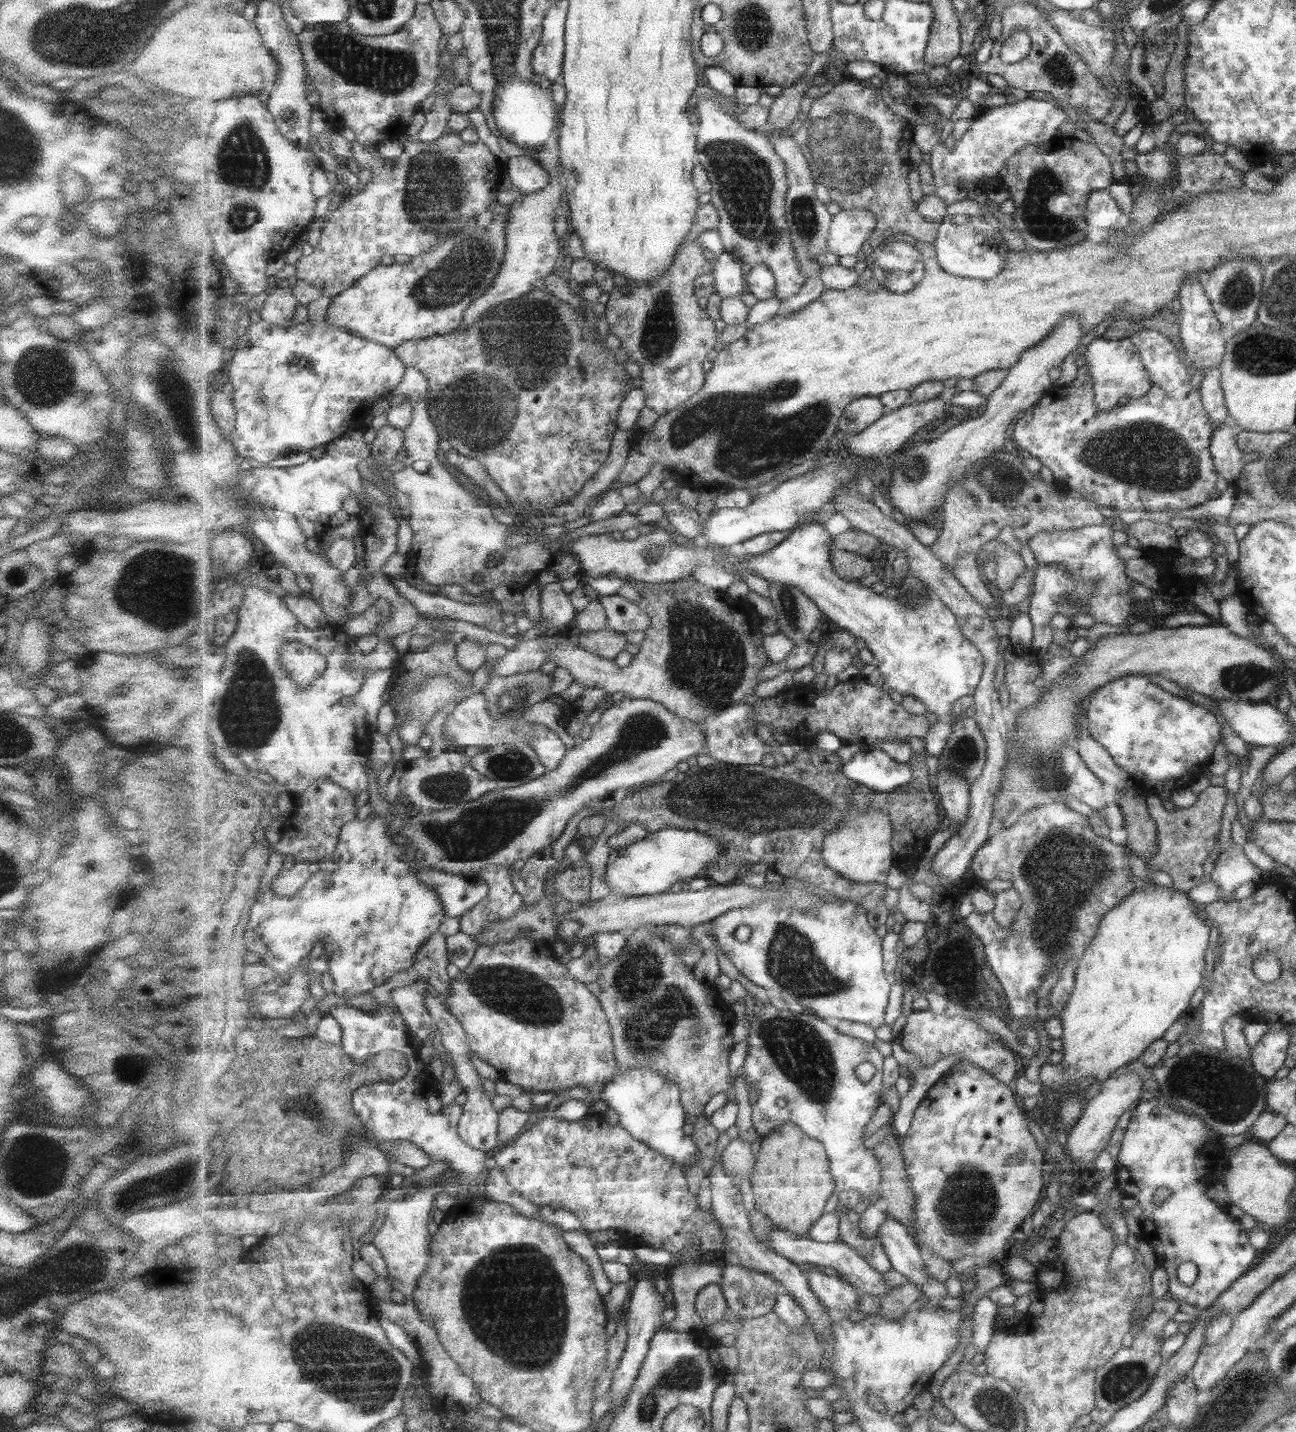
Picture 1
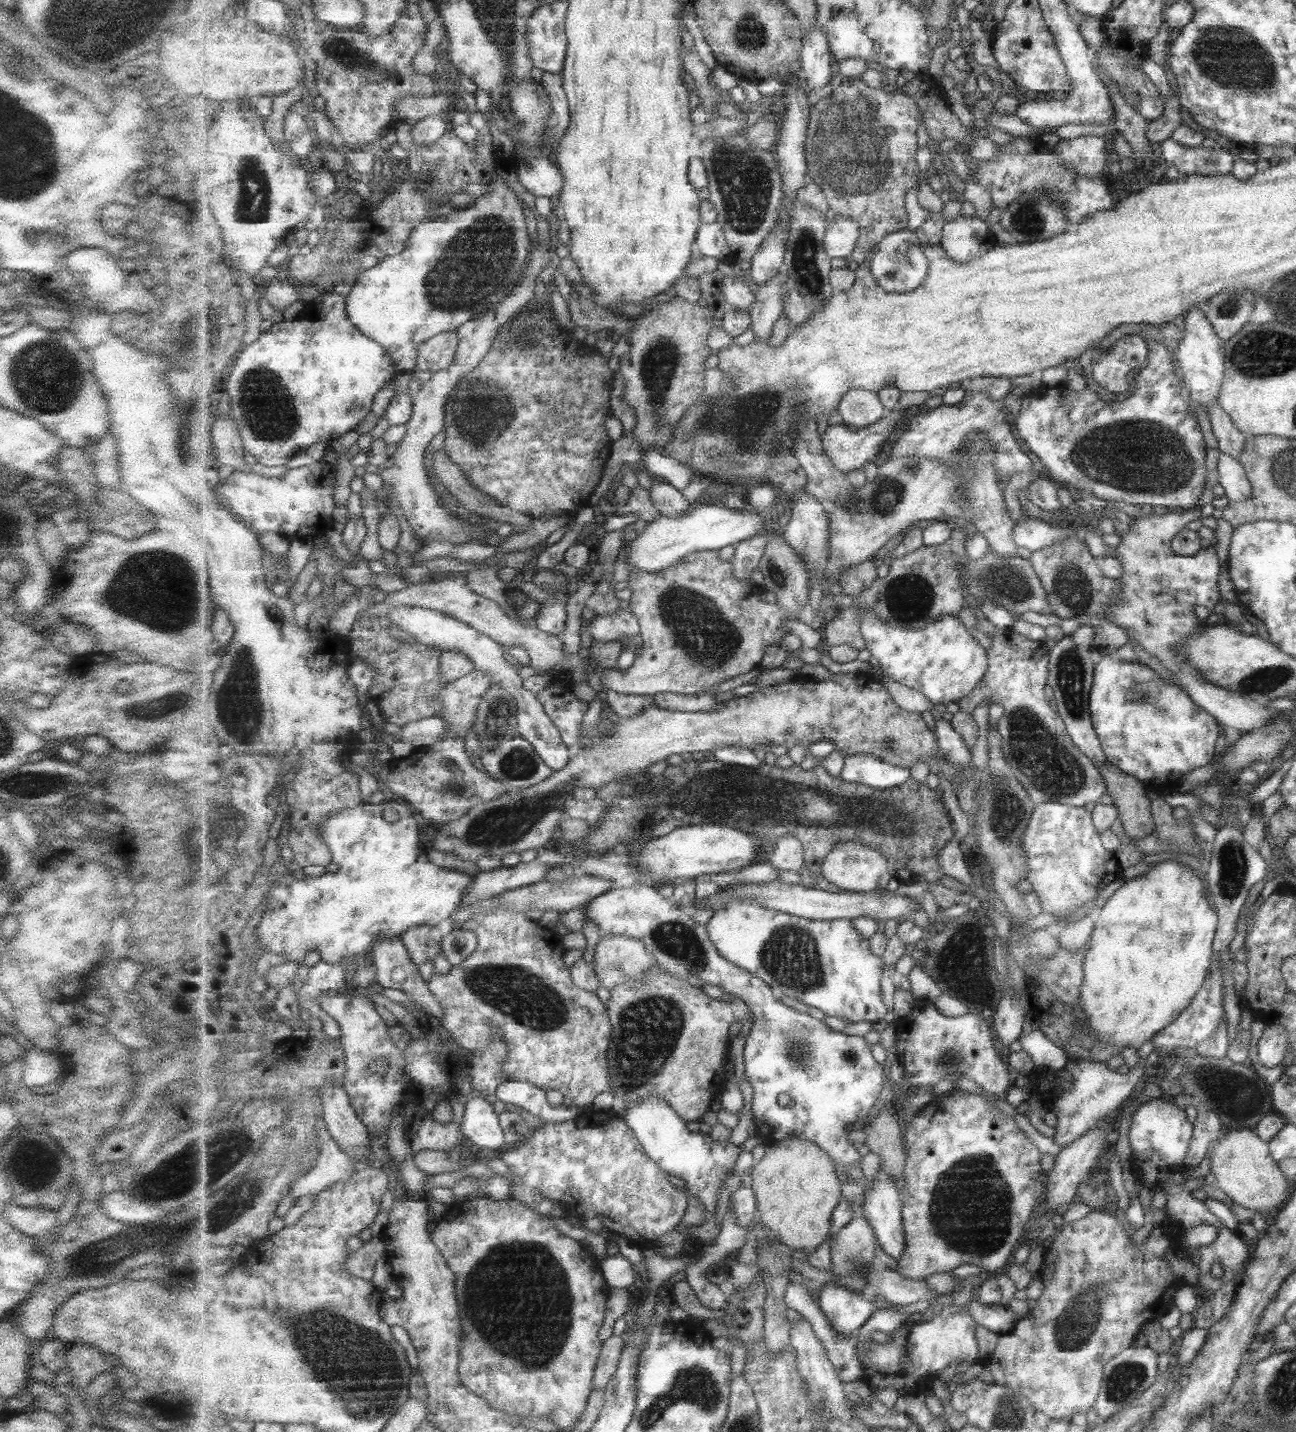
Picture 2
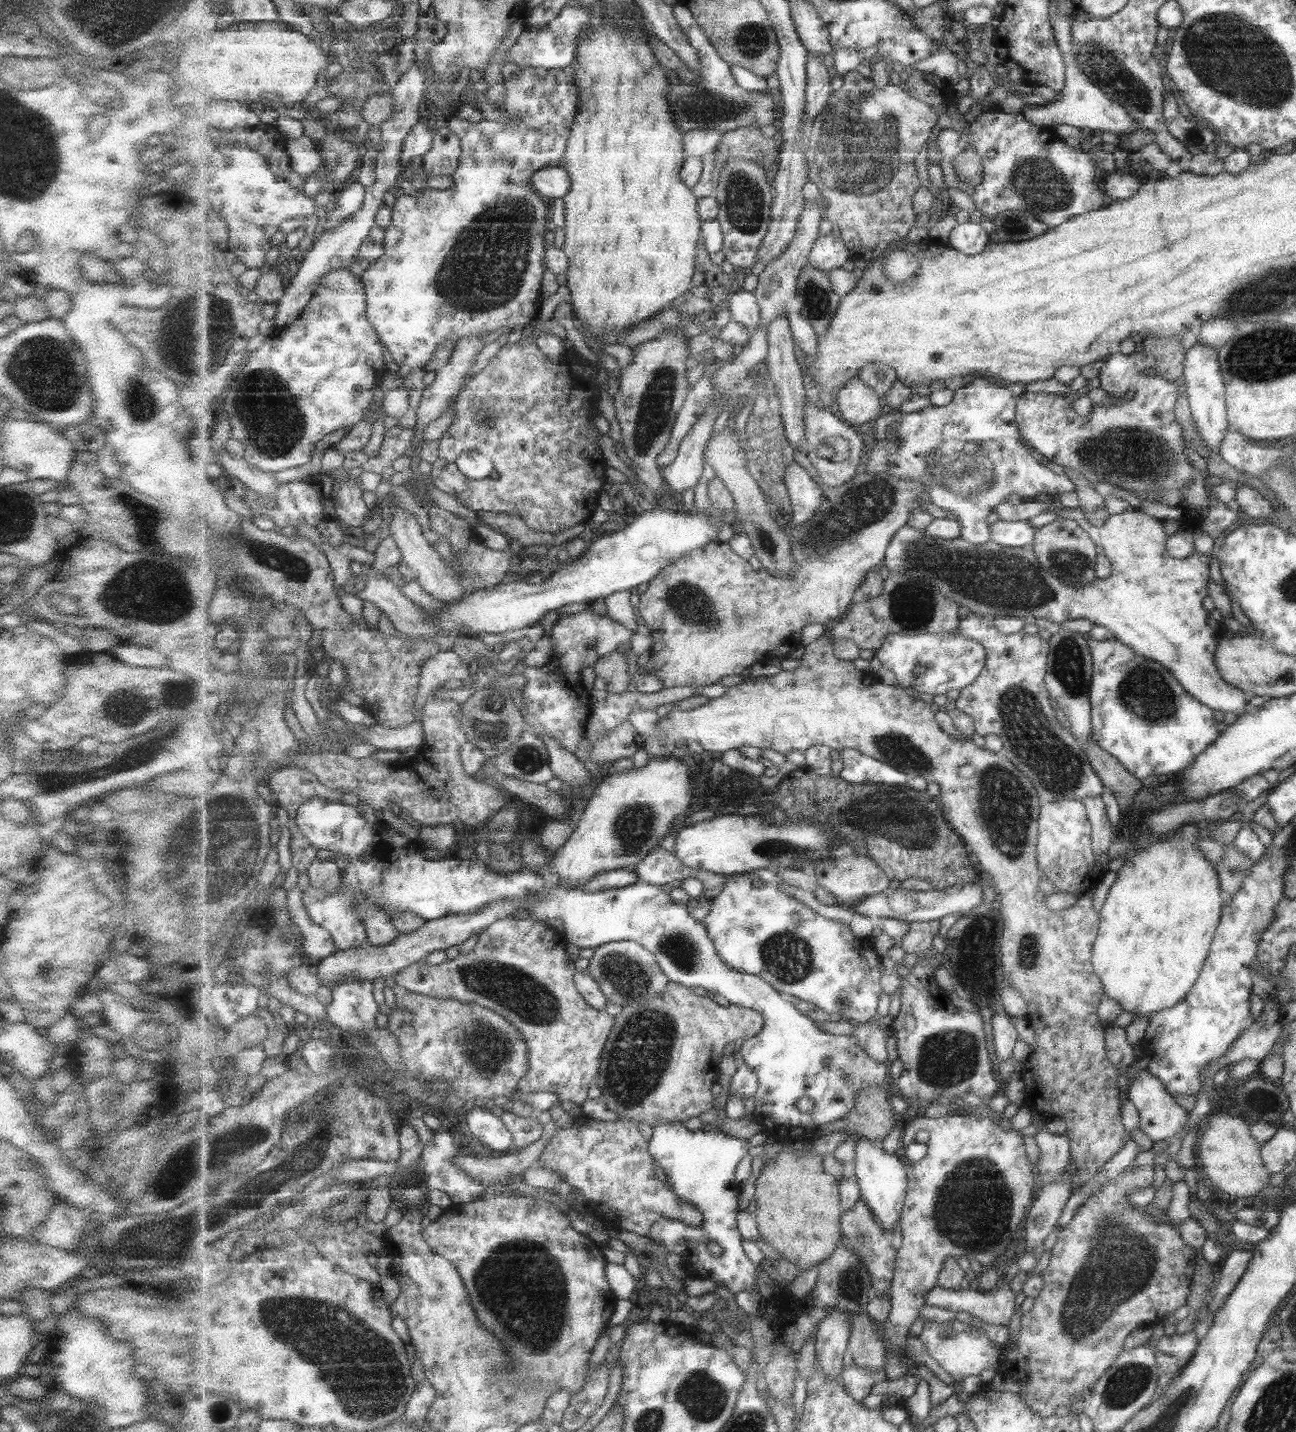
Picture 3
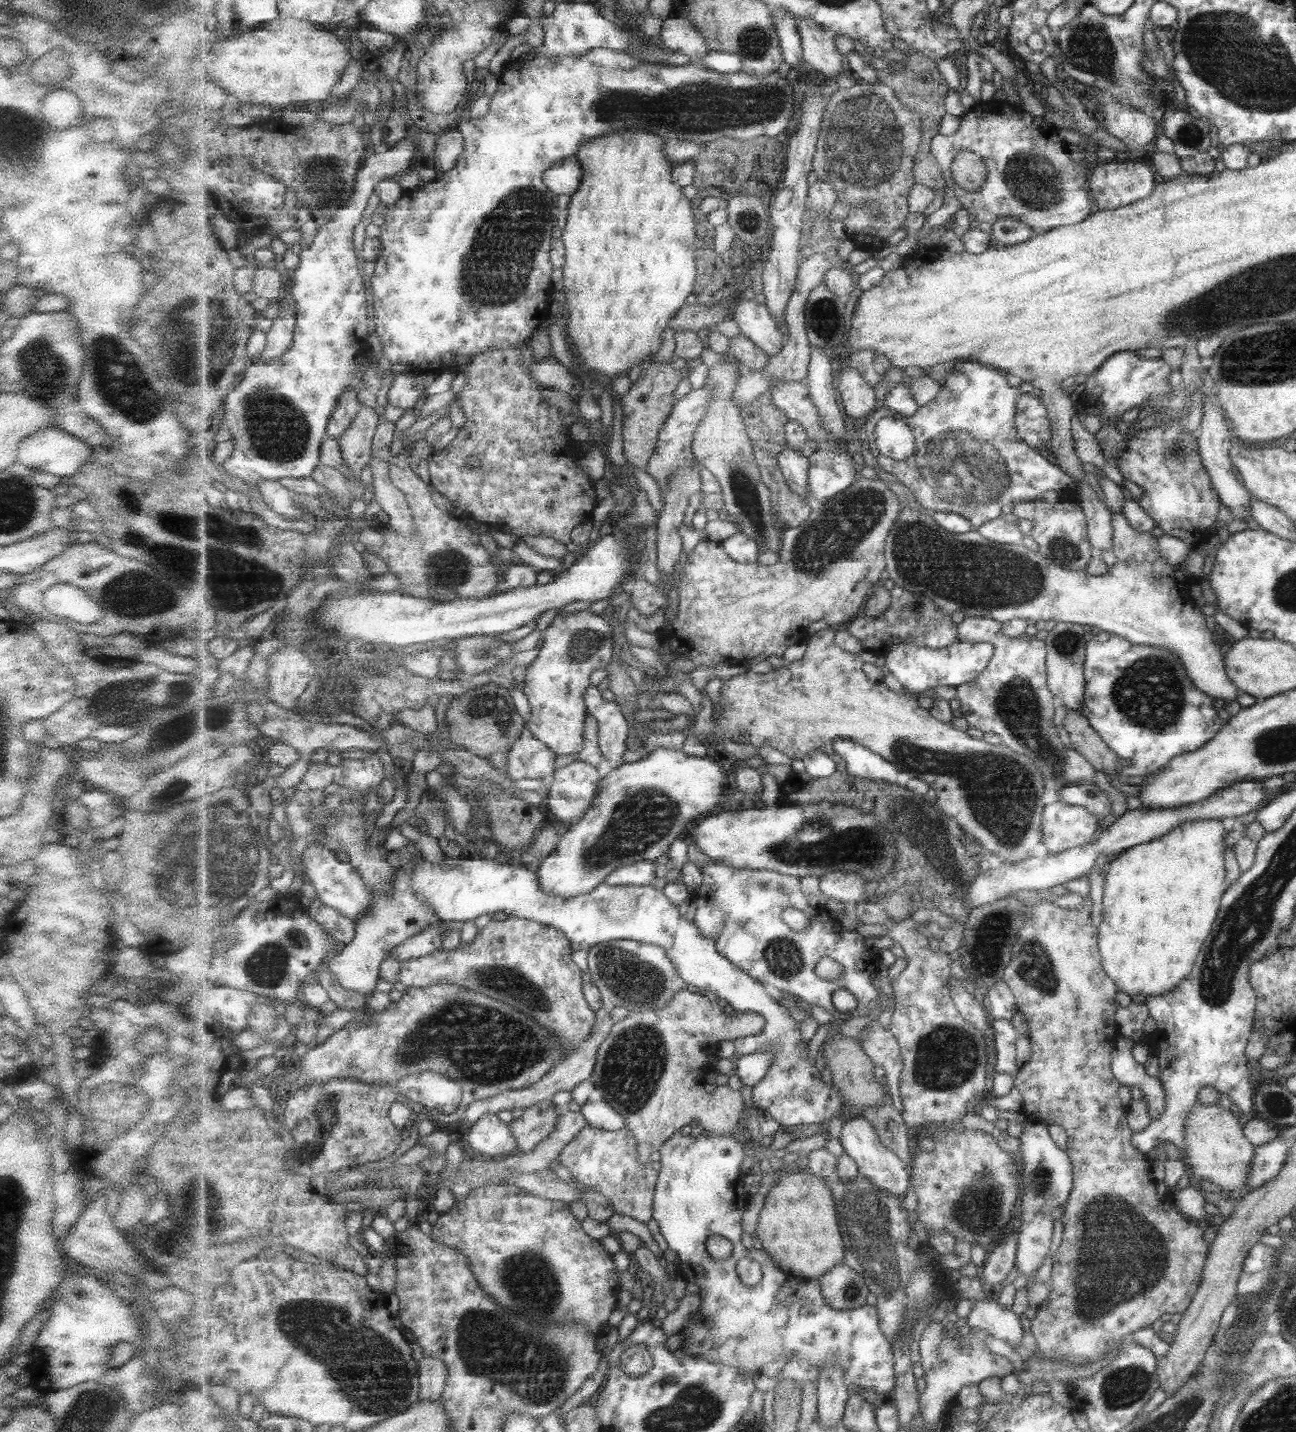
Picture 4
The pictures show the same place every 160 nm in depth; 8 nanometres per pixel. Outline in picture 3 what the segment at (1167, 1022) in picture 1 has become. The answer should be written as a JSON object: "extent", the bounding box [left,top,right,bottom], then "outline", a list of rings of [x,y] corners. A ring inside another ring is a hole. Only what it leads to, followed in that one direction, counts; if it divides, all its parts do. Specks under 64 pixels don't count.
{"extent":[1093,824,1222,1018],"outline":[[[1185,824],[1179,832],[1172,832],[1161,842],[1130,854],[1116,872],[1117,878],[1098,912],[1100,927],[1094,944],[1093,968],[1107,998],[1119,1003],[1122,1012],[1131,1014],[1132,1018],[1149,1018],[1158,1010],[1171,1008],[1191,990],[1199,976],[1222,908],[1215,865],[1207,862],[1195,848],[1195,841],[1204,835],[1201,825]]]}

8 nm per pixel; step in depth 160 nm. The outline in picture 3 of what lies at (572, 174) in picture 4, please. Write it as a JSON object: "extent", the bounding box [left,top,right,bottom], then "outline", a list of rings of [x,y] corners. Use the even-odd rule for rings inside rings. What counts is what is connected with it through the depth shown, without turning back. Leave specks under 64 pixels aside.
{"extent":[532,166,572,200],"outline":[[[562,166],[538,170],[532,178],[536,191],[547,200],[564,198],[572,185],[570,174]]]}

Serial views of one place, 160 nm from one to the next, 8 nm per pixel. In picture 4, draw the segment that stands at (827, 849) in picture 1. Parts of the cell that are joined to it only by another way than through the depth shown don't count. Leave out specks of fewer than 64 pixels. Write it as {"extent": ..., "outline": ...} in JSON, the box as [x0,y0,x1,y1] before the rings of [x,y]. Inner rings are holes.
{"extent":[820,871,875,905],"outline":[[[836,871],[823,875],[820,879],[820,891],[827,897],[840,903],[855,905],[869,902],[867,898],[875,894],[867,894],[865,885],[869,883],[865,877],[857,873]]]}

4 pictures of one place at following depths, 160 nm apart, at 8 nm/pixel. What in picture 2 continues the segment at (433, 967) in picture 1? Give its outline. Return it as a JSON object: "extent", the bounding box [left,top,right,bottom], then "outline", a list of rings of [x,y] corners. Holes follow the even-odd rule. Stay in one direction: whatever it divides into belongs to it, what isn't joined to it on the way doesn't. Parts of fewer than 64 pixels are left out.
{"extent":[400,923,446,965],"outline":[[[439,923],[435,926],[412,926],[400,937],[404,940],[411,958],[420,965],[428,960],[433,962],[437,958],[437,954],[442,952],[441,943],[446,933],[446,923]]]}

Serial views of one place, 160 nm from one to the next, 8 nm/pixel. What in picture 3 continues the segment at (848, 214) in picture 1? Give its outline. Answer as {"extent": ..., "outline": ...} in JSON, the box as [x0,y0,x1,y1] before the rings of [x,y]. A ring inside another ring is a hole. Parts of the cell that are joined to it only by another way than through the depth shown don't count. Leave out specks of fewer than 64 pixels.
{"extent":[810,236,853,273],"outline":[[[820,236],[810,254],[810,265],[825,273],[845,266],[853,257],[846,242],[839,236]]]}

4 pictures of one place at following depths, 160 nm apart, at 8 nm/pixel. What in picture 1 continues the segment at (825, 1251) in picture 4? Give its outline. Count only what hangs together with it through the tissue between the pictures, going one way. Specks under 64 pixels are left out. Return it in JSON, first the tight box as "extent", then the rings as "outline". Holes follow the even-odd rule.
{"extent":[751,1124,837,1235],"outline":[[[791,1124],[761,1138],[760,1146],[751,1176],[752,1206],[766,1214],[779,1229],[807,1235],[825,1214],[833,1192],[837,1192],[826,1147],[805,1134],[800,1126]]]}

